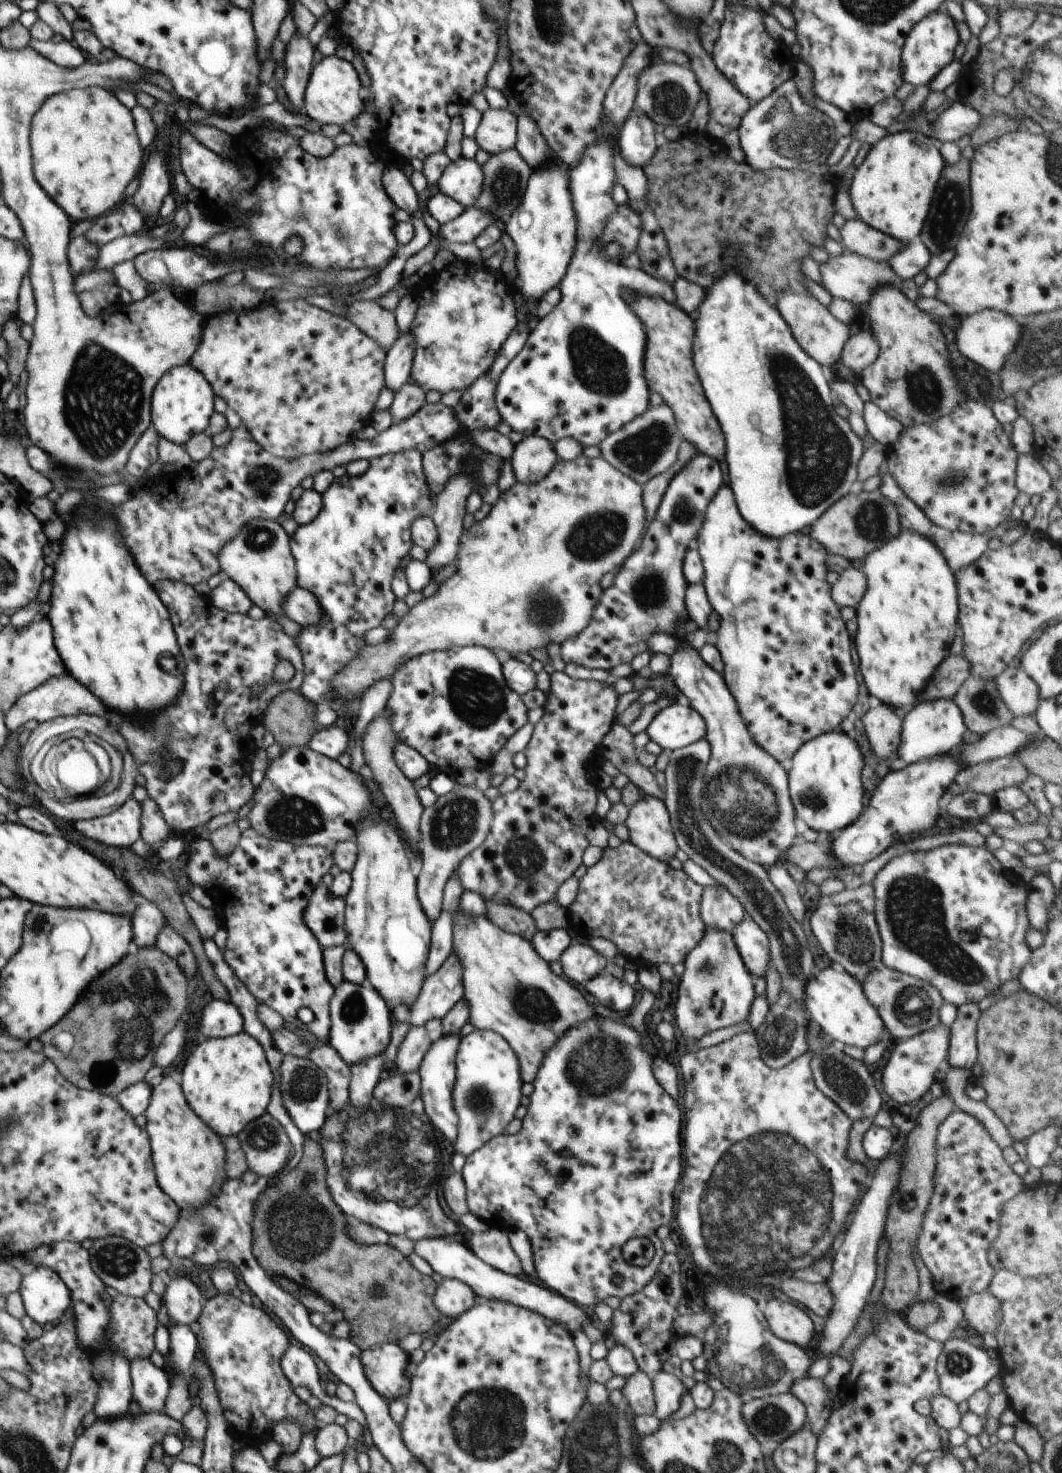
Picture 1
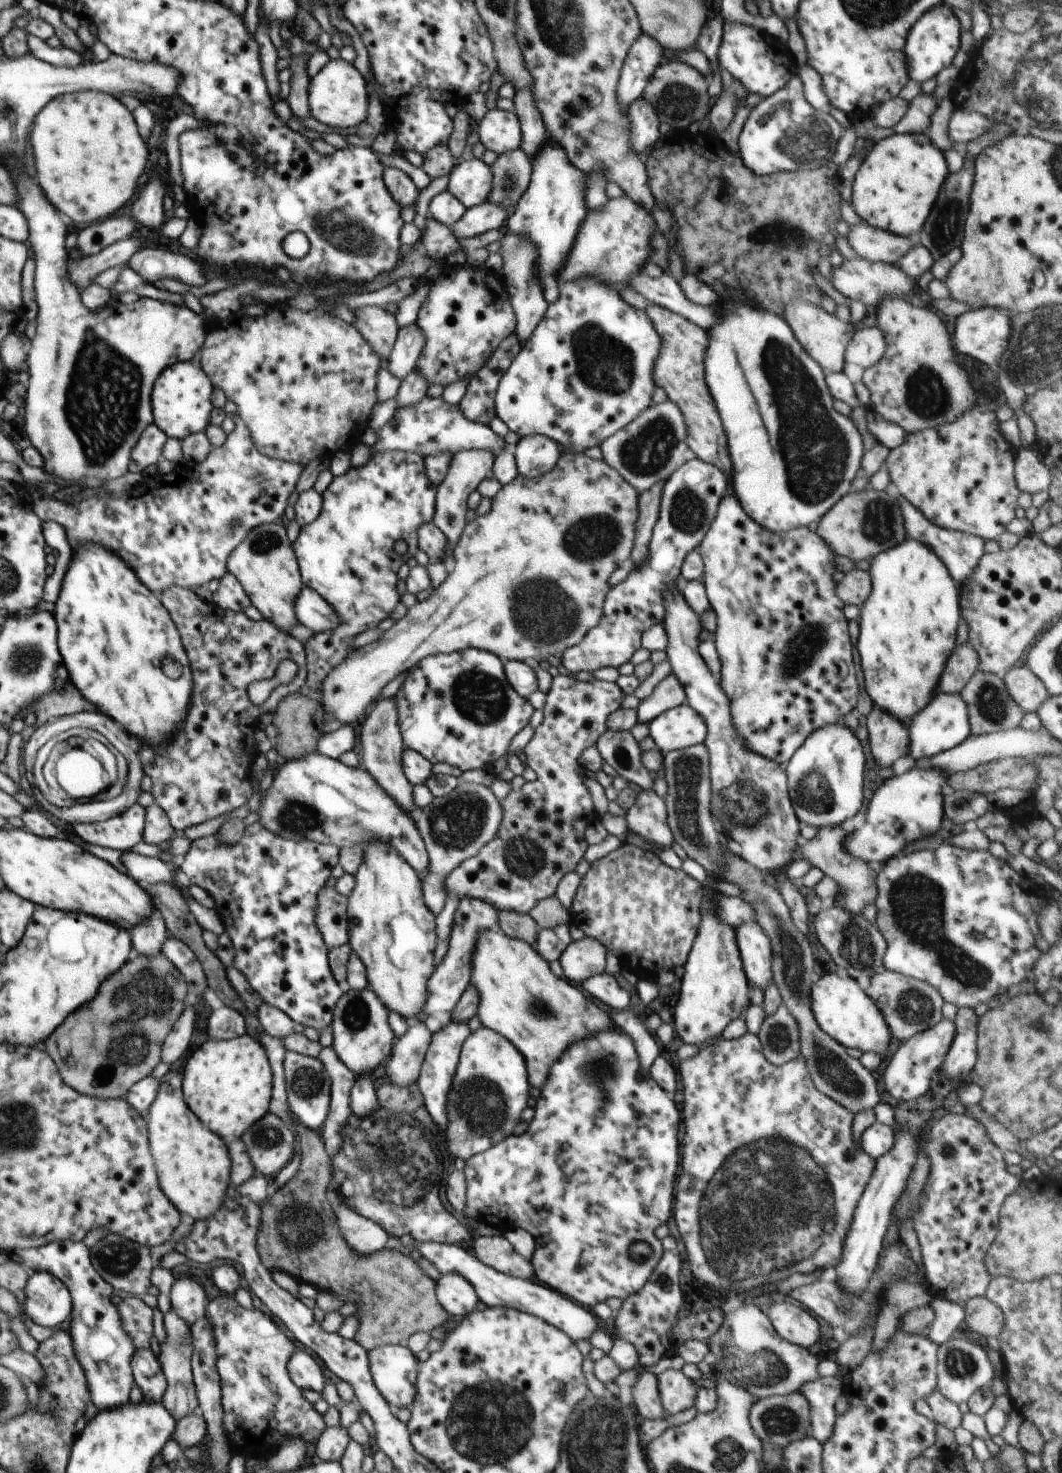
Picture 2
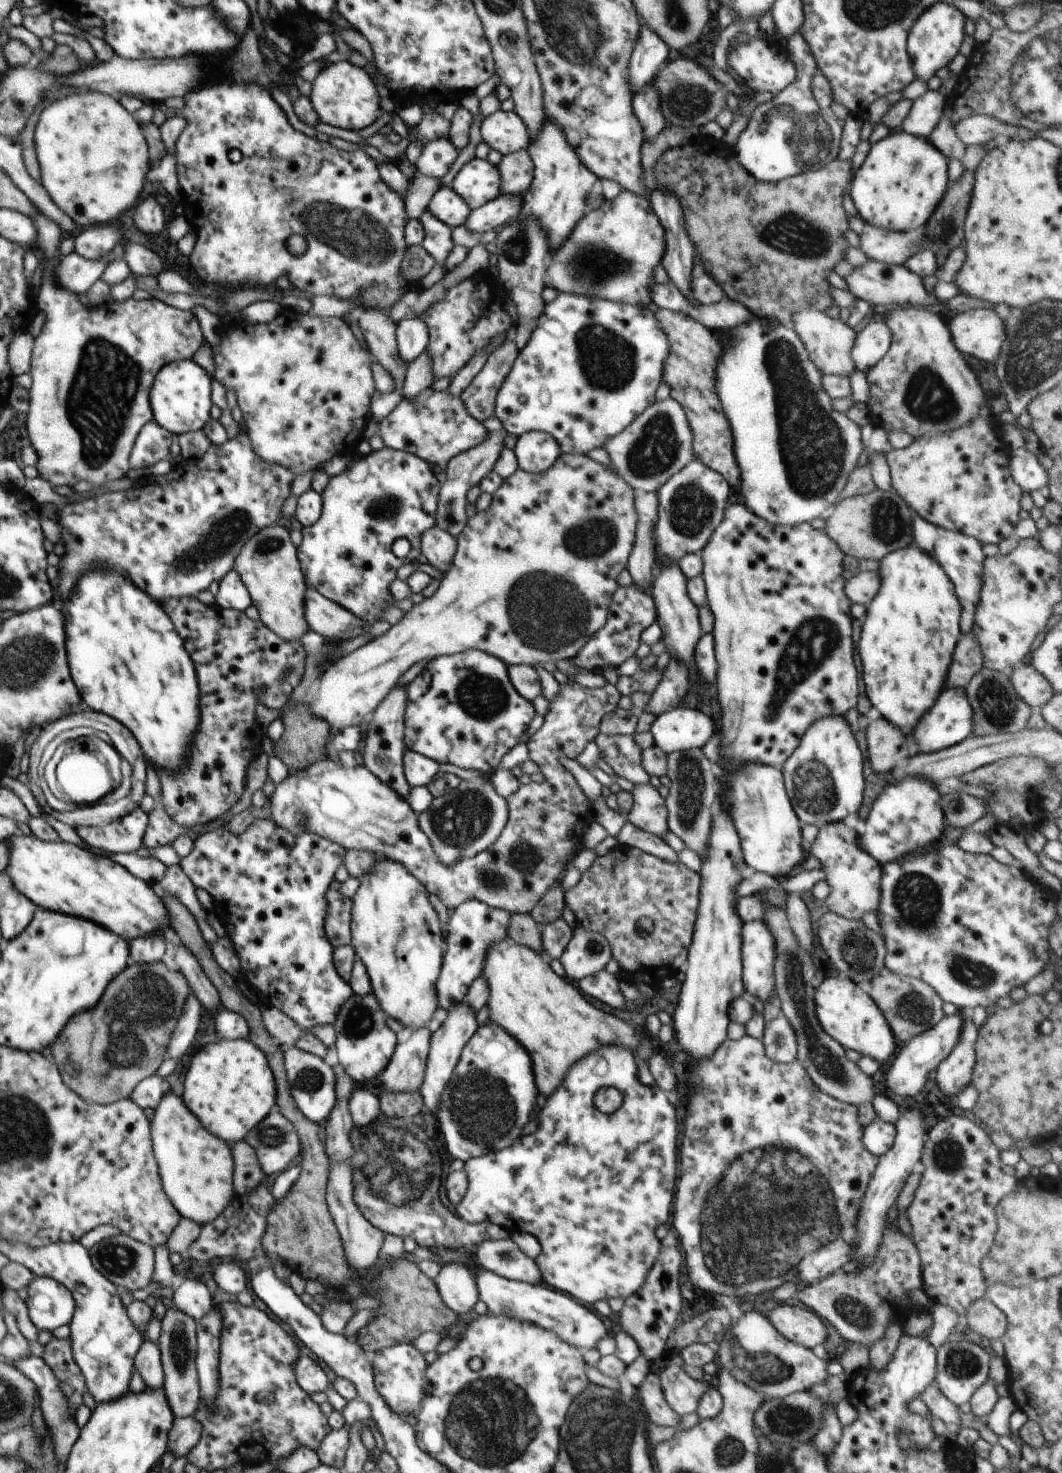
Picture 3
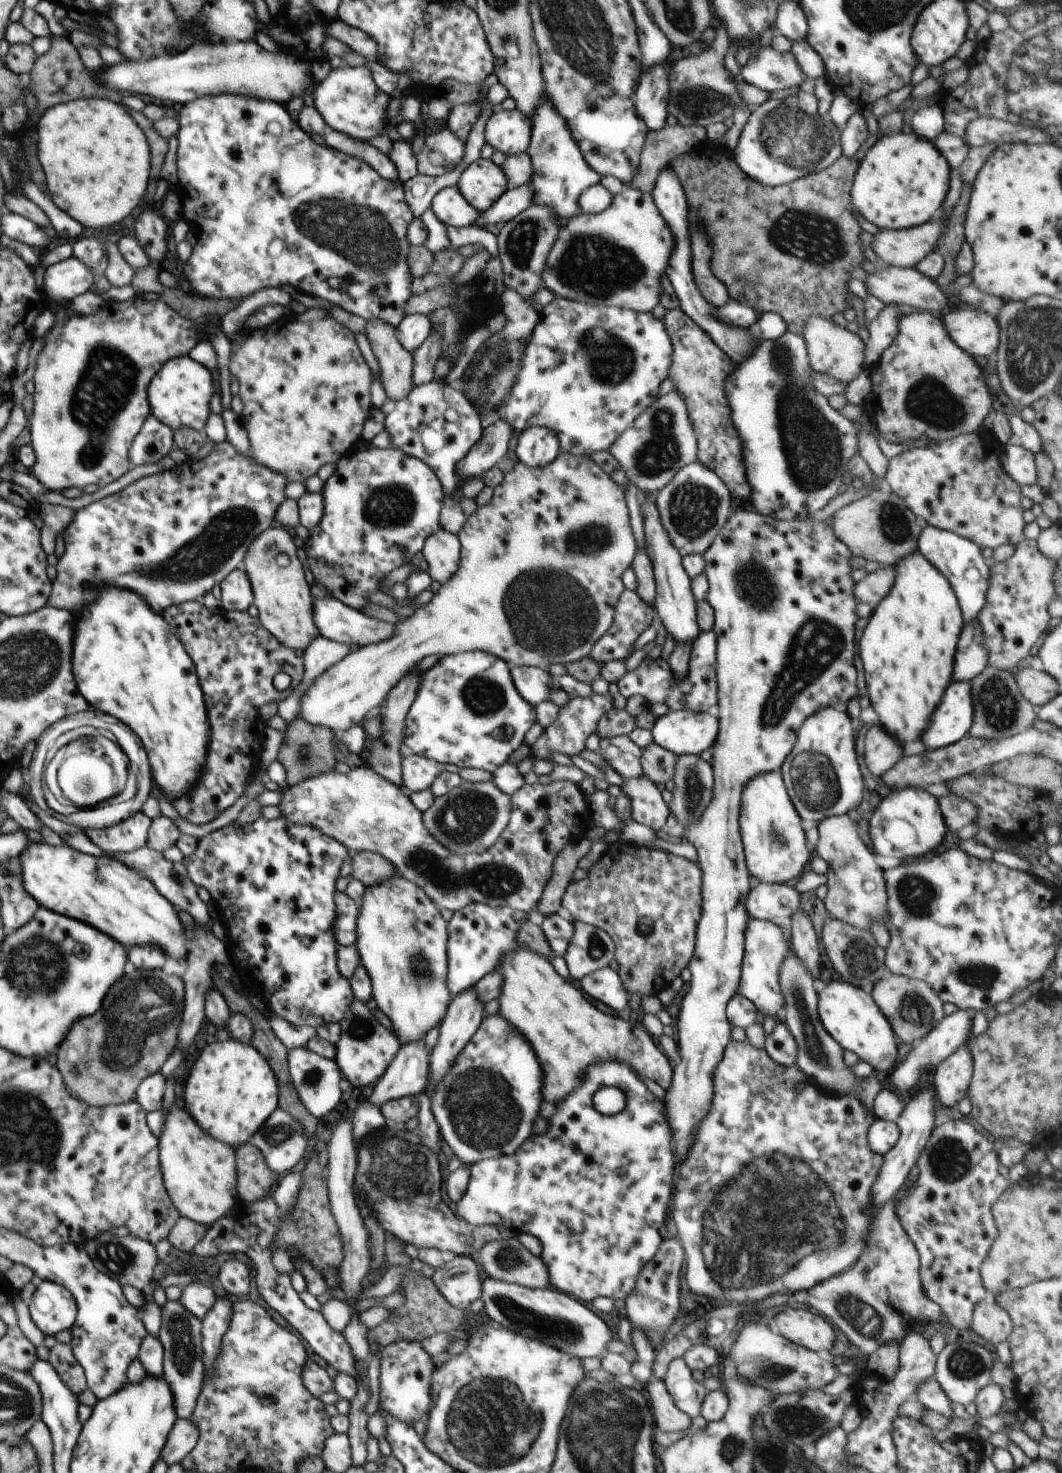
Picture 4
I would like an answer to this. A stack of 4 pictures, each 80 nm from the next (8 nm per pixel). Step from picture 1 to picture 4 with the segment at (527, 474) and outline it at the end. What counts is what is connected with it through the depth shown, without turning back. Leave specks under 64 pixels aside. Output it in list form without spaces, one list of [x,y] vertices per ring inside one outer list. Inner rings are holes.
[[[531,426],[518,436],[516,458],[528,467],[549,465],[561,451],[557,434],[545,426]]]

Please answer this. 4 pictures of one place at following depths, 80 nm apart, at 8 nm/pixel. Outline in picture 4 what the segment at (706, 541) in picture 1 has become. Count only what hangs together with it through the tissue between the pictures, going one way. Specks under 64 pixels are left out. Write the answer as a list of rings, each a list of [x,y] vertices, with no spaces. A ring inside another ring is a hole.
[[[737,504],[730,518],[710,545],[710,548],[704,553],[706,561],[705,573],[709,582],[709,591],[707,601],[712,606],[715,614],[715,623],[713,631],[717,636],[717,704],[719,715],[719,733],[716,737],[715,743],[711,746],[712,763],[710,764],[714,773],[713,797],[710,804],[703,810],[702,816],[698,822],[689,824],[684,830],[677,828],[673,831],[676,836],[680,837],[682,842],[689,843],[697,850],[698,859],[702,876],[703,885],[701,886],[702,897],[702,912],[700,920],[697,924],[695,954],[689,962],[689,969],[692,973],[692,980],[690,980],[690,988],[688,993],[684,996],[682,1007],[680,1009],[679,1017],[674,1021],[674,1027],[677,1030],[677,1050],[679,1050],[681,1062],[673,1068],[673,1075],[670,1086],[665,1091],[663,1104],[665,1105],[665,1117],[670,1125],[671,1137],[673,1140],[673,1153],[678,1159],[679,1163],[683,1163],[690,1152],[691,1146],[695,1143],[699,1131],[699,1125],[705,1120],[706,1115],[710,1112],[710,1107],[713,1105],[713,1098],[715,1095],[714,1088],[714,1071],[723,1060],[727,1045],[732,1040],[731,1028],[729,1018],[726,1014],[727,1004],[730,999],[737,994],[737,988],[741,977],[741,966],[743,963],[743,954],[745,951],[745,930],[748,921],[751,919],[746,908],[746,901],[749,897],[750,888],[750,874],[747,869],[745,852],[743,849],[743,842],[741,839],[740,827],[740,812],[741,812],[741,794],[745,786],[757,777],[759,774],[771,773],[772,771],[780,770],[782,764],[794,746],[797,730],[802,726],[802,723],[811,714],[814,714],[819,708],[826,705],[836,705],[838,708],[845,708],[846,704],[857,695],[858,676],[856,675],[856,667],[854,667],[854,656],[856,656],[856,646],[854,646],[854,632],[855,624],[859,619],[856,615],[856,605],[859,602],[857,596],[854,594],[854,585],[857,583],[852,579],[850,572],[850,558],[852,558],[850,549],[834,534],[832,526],[823,521],[810,519],[792,519],[780,520],[772,517],[764,516],[758,511],[753,510],[748,506]]]

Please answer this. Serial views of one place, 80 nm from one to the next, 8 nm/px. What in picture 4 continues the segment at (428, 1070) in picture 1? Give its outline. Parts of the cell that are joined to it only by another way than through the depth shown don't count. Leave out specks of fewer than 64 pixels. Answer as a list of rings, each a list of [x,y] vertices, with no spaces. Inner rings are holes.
[[[474,987],[463,990],[452,998],[449,1009],[440,1024],[438,1043],[429,1057],[432,1082],[428,1086],[431,1091],[426,1090],[428,1096],[431,1096],[433,1088],[446,1076],[448,1069],[454,1064],[455,1058],[462,1052],[462,1049],[470,1042],[472,1035],[479,1029],[480,1023],[484,1018],[484,1006],[485,1004],[479,1001],[478,993],[474,990]]]

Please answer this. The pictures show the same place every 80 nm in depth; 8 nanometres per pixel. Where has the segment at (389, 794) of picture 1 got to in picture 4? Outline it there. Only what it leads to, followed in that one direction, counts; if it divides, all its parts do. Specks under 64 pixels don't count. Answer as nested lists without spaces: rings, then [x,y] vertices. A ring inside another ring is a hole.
[[[408,671],[388,693],[385,702],[382,704],[382,711],[380,713],[383,733],[377,741],[374,741],[372,746],[372,756],[368,758],[370,768],[374,772],[383,776],[386,780],[392,781],[395,785],[402,786],[402,765],[403,758],[400,755],[400,746],[403,743],[403,730],[405,727],[405,720],[414,699],[416,698],[419,687],[419,672]]]

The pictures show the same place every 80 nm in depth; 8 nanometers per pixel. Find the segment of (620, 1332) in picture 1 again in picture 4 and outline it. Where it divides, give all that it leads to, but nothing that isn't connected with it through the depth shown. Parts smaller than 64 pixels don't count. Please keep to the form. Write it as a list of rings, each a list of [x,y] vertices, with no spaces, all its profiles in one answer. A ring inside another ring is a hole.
[[[676,1237],[661,1241],[656,1254],[642,1268],[633,1291],[625,1298],[625,1315],[632,1324],[645,1330],[655,1350],[661,1350],[668,1338],[668,1328],[674,1322],[680,1307],[680,1270],[684,1264],[685,1252]]]

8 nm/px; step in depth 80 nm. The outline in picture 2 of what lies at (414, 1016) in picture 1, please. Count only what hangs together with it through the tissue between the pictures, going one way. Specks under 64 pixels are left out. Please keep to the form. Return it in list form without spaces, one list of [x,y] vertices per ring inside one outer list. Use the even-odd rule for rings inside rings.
[[[466,896],[459,900],[450,933],[448,950],[441,963],[436,965],[434,974],[432,974],[427,983],[425,1009],[416,1017],[420,1022],[423,1022],[429,1015],[433,1015],[434,1012],[453,1012],[454,1007],[458,1004],[460,997],[471,982],[471,958],[473,957],[479,934],[484,930],[490,929],[499,929],[499,912],[495,907],[474,897]]]

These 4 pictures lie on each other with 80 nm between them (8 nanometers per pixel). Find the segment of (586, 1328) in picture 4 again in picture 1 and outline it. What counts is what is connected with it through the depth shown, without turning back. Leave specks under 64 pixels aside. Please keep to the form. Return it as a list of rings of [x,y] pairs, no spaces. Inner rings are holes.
[[[427,1238],[415,1241],[415,1251],[420,1258],[423,1258],[433,1268],[433,1272],[438,1272],[443,1278],[458,1279],[468,1284],[468,1286],[478,1294],[491,1301],[507,1302],[549,1318],[552,1322],[563,1326],[571,1334],[577,1330],[583,1331],[583,1326],[590,1323],[586,1312],[579,1308],[576,1303],[569,1302],[561,1294],[552,1289],[528,1282],[524,1278],[509,1275],[482,1259],[479,1259],[460,1238]]]

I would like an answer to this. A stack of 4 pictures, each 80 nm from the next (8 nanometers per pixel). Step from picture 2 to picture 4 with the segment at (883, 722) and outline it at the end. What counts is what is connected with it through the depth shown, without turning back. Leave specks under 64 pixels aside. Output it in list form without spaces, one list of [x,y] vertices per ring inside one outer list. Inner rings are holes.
[[[879,725],[872,726],[867,732],[864,750],[868,770],[874,776],[881,777],[901,759],[903,746],[900,746],[894,738],[886,736],[886,732]]]

